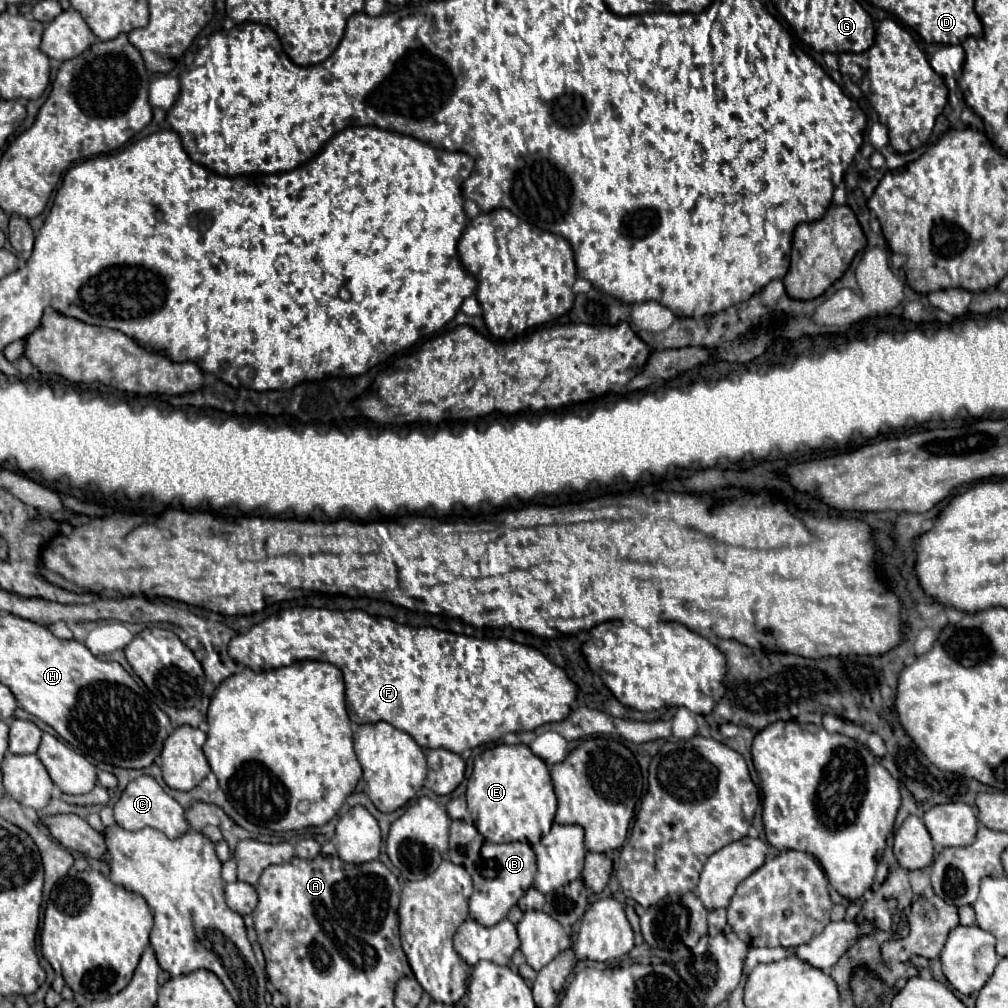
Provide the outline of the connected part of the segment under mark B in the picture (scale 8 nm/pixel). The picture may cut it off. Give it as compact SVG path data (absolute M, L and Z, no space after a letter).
M485 842L481 848L481 858L477 864L477 876L473 876L475 892L469 898L469 914L481 926L493 926L507 918L509 910L519 902L519 898L527 892L533 884L537 866L535 866L535 852L529 844L523 842L509 842L509 844L491 844Z

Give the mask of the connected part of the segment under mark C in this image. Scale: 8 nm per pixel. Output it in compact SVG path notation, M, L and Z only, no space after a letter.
M139 776L133 782L129 782L127 788L121 792L119 800L113 804L113 814L115 814L117 824L131 832L151 826L151 828L167 834L167 838L179 838L181 834L185 834L189 830L183 808L151 776Z

